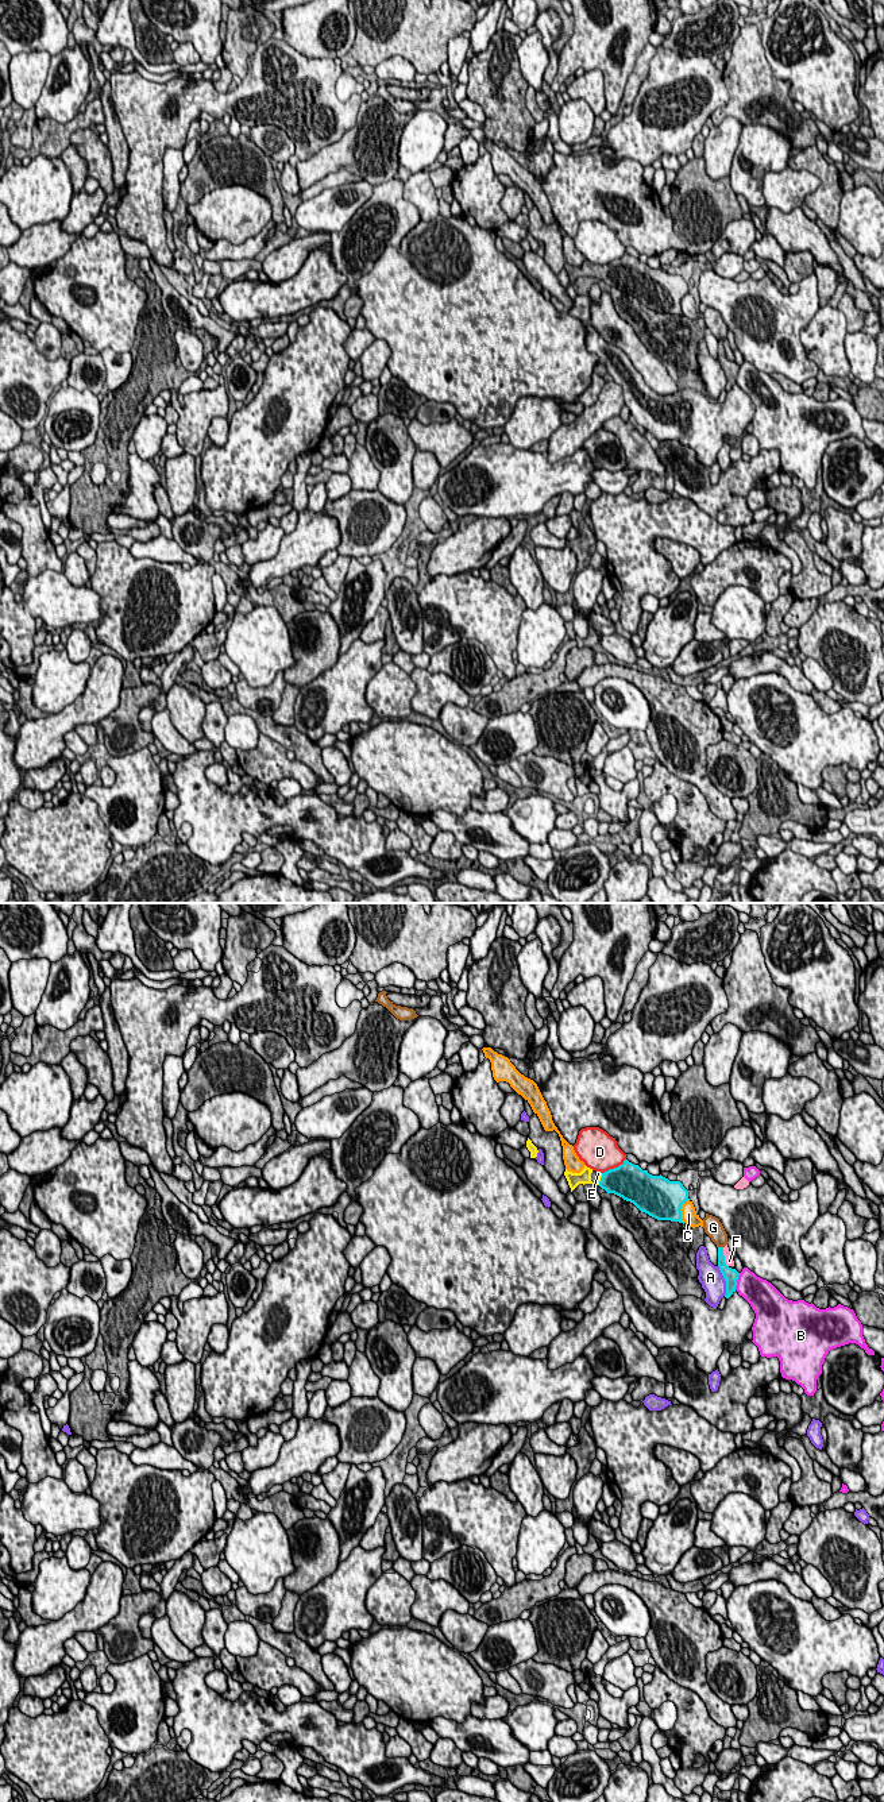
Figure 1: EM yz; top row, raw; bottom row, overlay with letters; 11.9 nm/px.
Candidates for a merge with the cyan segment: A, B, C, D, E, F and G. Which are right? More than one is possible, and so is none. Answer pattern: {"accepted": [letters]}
{"accepted": ["E"]}

